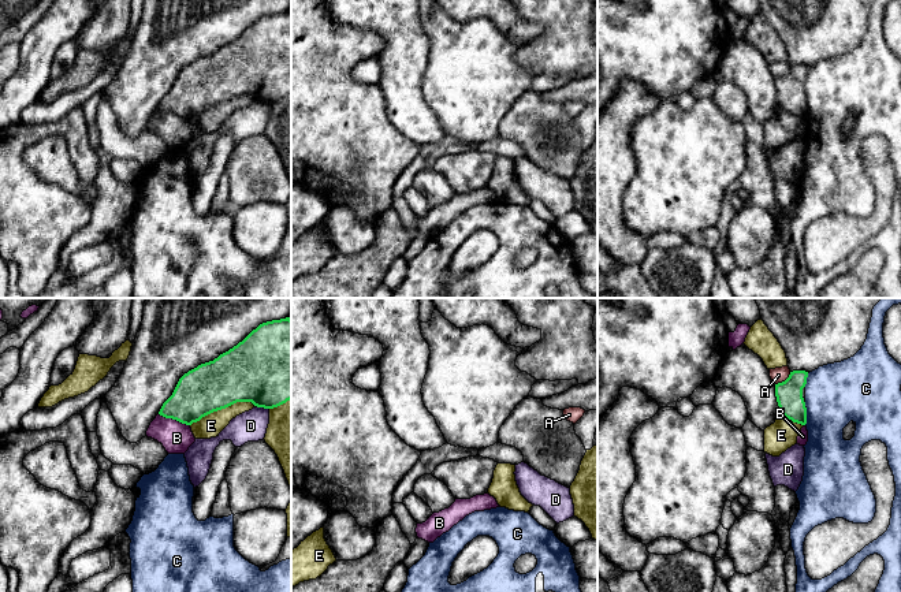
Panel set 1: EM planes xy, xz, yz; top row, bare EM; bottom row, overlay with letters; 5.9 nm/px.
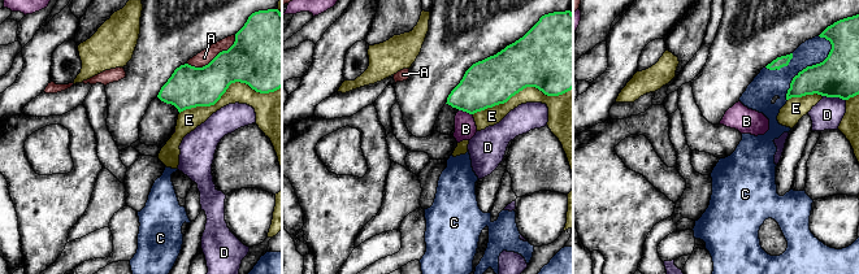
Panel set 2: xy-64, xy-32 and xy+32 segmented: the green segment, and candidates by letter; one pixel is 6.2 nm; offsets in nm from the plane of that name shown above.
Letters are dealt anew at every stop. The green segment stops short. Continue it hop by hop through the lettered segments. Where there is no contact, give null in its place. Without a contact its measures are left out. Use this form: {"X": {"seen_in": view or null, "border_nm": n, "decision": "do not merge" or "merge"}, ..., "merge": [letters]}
{"A": {"seen_in": "yz", "border_nm": 120, "decision": "do not merge"}, "B": {"seen_in": "xy", "border_nm": 200, "decision": "do not merge"}, "C": {"seen_in": "yz", "border_nm": 140, "decision": "do not merge"}, "D": {"seen_in": "xy", "border_nm": 80, "decision": "do not merge"}, "E": {"seen_in": "xy", "border_nm": 400, "decision": "do not merge"}, "merge": []}

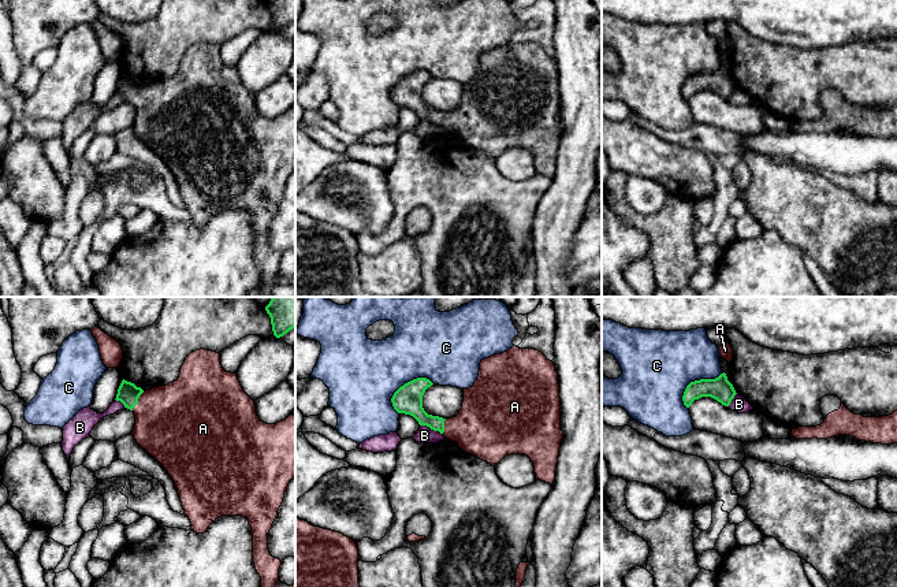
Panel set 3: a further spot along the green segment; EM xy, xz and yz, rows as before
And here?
{"A": {"seen_in": "xy", "border_nm": 130, "decision": "merge"}, "B": {"seen_in": "xz", "border_nm": 150, "decision": "do not merge"}, "C": {"seen_in": "xz", "border_nm": 280, "decision": "do not merge"}, "merge": ["A"]}

